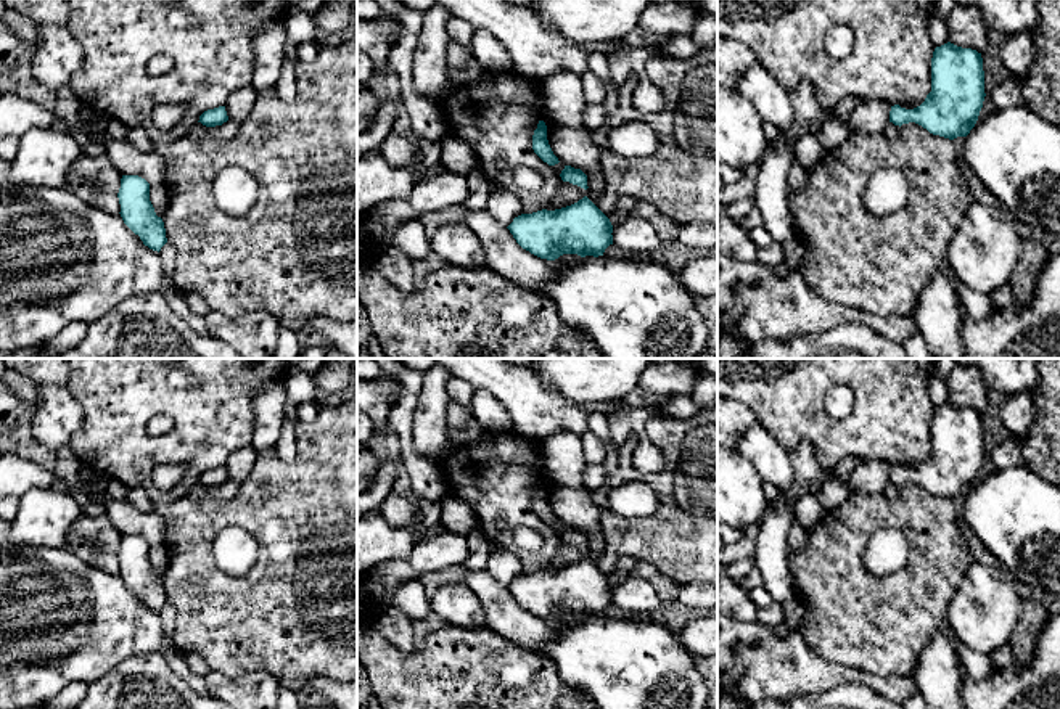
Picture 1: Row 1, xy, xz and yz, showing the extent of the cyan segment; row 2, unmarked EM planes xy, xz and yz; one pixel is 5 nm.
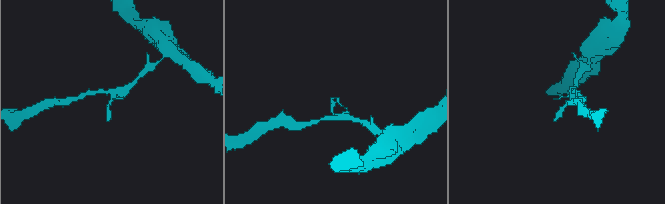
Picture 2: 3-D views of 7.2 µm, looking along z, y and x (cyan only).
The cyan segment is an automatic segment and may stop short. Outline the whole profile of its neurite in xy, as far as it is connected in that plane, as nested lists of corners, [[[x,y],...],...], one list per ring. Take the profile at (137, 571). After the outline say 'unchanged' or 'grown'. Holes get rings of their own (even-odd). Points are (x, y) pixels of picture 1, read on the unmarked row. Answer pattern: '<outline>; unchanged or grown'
[[[122,535],[117,558],[124,584],[145,606],[159,613],[167,598],[164,582],[150,561],[150,543],[138,535]]]; unchanged

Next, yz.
[[[947,402],[933,412],[931,452],[925,461],[914,469],[891,466],[889,482],[899,487],[915,482],[949,500],[967,497],[978,481],[984,457],[981,413]]]; unchanged

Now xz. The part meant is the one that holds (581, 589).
[[[587,556],[561,569],[521,574],[507,588],[523,609],[547,621],[555,621],[563,614],[598,617],[613,604],[610,579]]]; unchanged

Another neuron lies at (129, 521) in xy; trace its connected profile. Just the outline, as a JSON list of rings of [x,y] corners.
[[[103,498],[105,514],[111,519],[121,535],[138,535],[150,545],[164,542],[166,524],[156,513],[140,513],[127,498]]]

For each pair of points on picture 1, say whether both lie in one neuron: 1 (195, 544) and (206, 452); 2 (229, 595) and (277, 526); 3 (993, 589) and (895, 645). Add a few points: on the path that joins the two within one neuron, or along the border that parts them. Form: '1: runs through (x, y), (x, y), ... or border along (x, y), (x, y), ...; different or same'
1: border along (184, 497), (156, 505); different
2: runs through (248, 587), (277, 558), (277, 545); same
3: border along (961, 581), (946, 608), (944, 622); different

